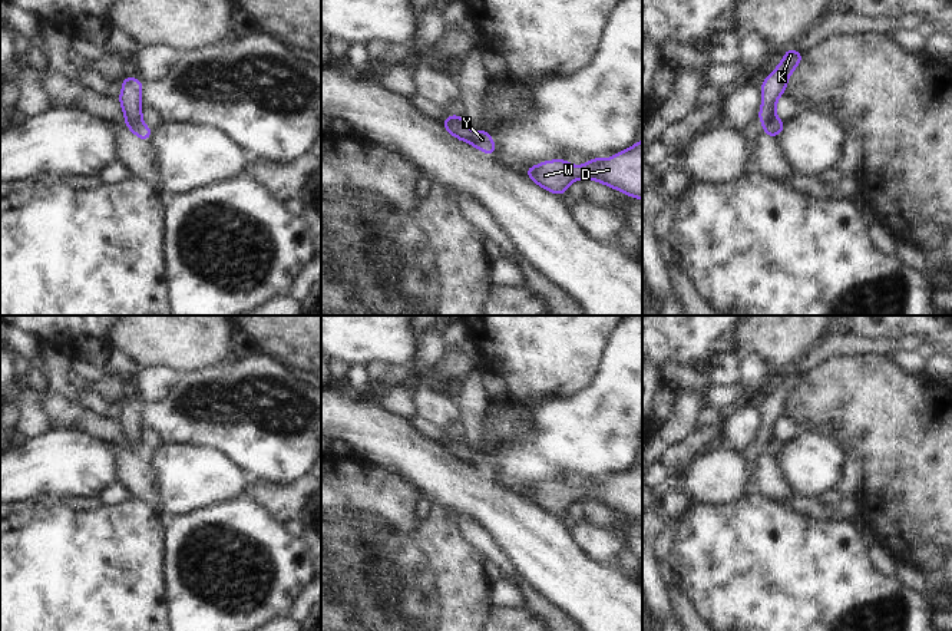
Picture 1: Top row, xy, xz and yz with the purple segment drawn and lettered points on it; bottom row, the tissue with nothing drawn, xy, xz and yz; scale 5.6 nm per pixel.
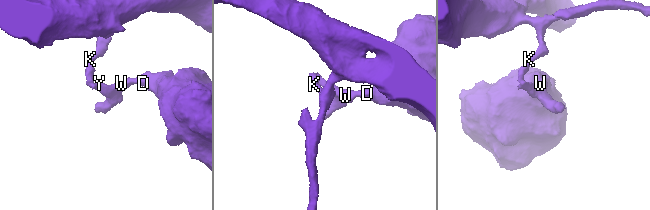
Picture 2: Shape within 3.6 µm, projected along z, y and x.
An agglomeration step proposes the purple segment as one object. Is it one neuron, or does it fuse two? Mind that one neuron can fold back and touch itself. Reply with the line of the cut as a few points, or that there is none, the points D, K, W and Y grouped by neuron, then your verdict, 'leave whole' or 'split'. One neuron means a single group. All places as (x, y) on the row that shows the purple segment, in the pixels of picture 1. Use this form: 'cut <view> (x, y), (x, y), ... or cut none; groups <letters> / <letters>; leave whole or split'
cut xy (126, 122), (141, 124); groups D W Y / K; split

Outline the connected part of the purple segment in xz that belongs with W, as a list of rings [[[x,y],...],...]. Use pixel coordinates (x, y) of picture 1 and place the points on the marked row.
[[[642,139],[611,159],[592,158],[582,166],[572,166],[566,159],[545,161],[528,168],[525,175],[559,196],[572,181],[594,179],[642,199]]]

